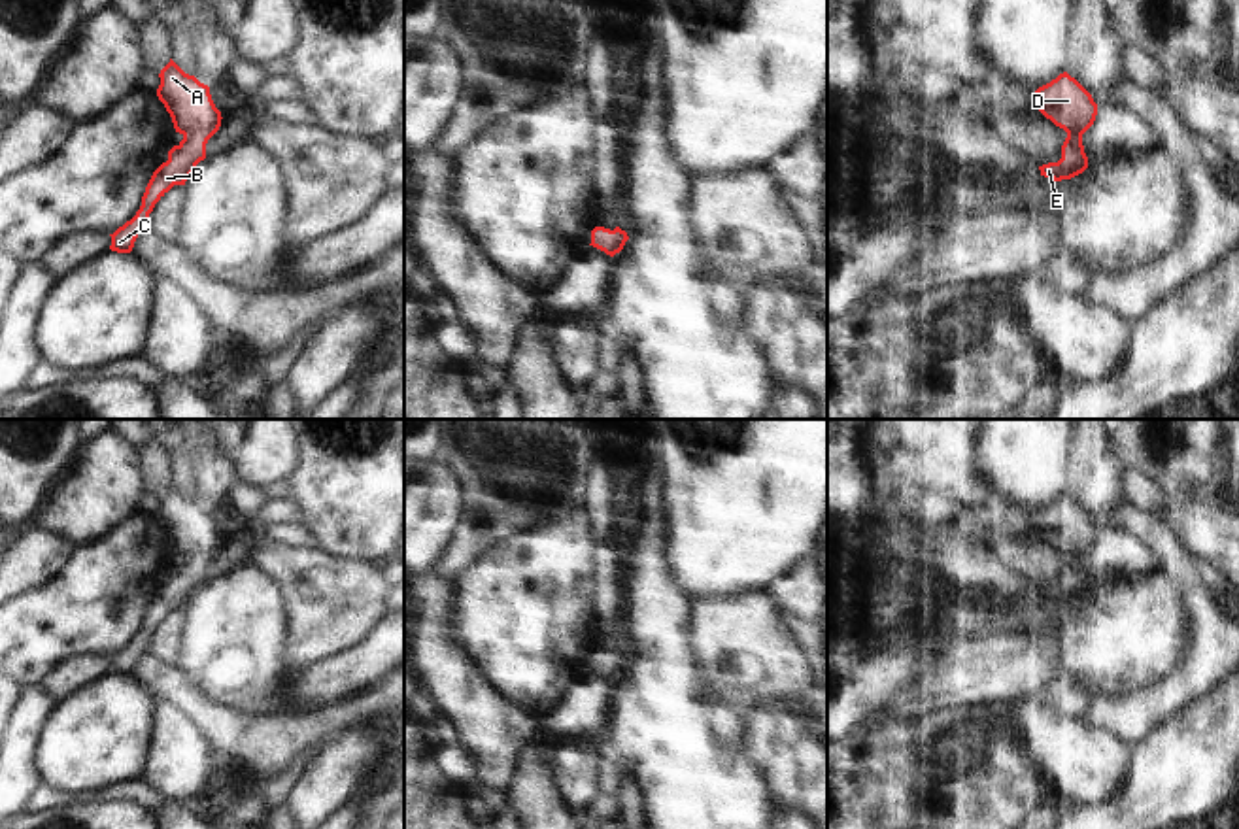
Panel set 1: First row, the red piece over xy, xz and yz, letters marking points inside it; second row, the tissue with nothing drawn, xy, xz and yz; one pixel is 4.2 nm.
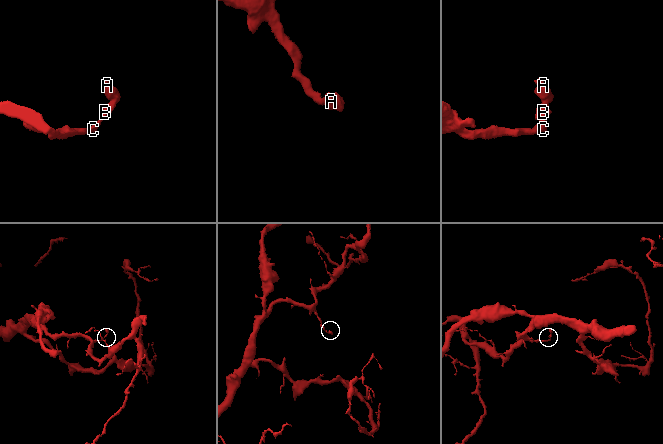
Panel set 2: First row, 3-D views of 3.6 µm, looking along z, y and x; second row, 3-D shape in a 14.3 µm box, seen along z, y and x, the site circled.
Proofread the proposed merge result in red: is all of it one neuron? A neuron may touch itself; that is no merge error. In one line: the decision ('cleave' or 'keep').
keep

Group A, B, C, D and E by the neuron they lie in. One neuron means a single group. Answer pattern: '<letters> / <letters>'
A B C D E

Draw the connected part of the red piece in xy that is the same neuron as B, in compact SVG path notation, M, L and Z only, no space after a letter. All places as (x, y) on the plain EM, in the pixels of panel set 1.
M172 482L159 500L157 519L183 563L168 574L168 584L153 595L136 638L110 657L110 672L117 676L130 676L138 657L147 651L155 627L174 608L185 608L196 587L206 582L206 567L219 553L223 542L212 523L210 510L185 497Z

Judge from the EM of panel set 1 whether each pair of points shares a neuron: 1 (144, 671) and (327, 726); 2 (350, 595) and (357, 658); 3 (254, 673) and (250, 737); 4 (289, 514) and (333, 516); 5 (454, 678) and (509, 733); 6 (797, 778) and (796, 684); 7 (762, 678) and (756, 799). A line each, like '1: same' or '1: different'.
1: same
2: different
3: different
4: different
5: same
6: different
7: different

